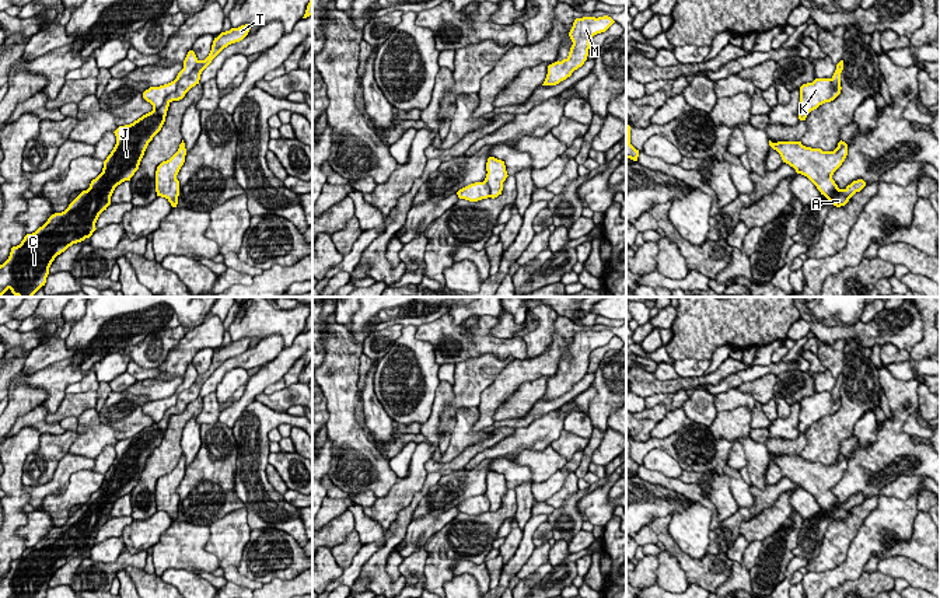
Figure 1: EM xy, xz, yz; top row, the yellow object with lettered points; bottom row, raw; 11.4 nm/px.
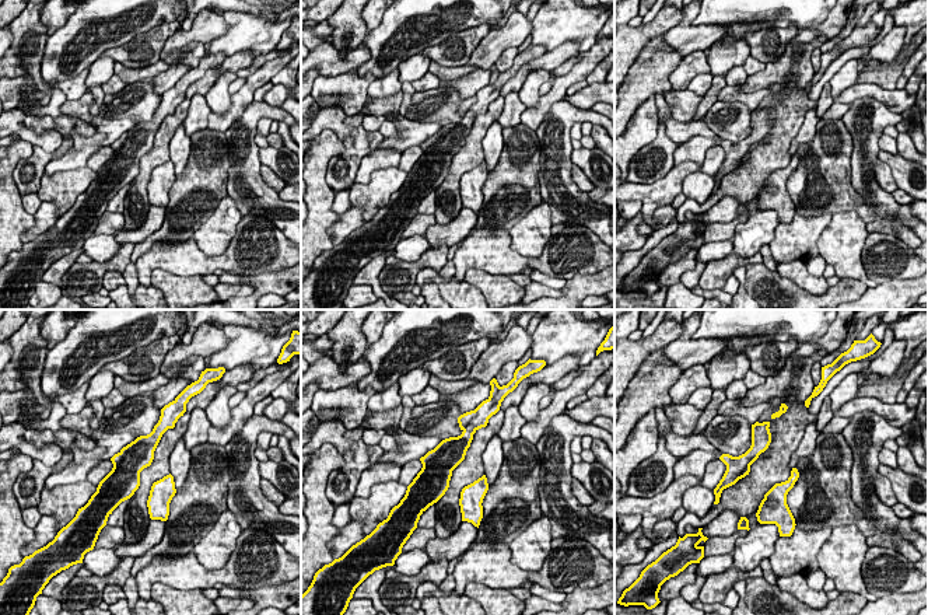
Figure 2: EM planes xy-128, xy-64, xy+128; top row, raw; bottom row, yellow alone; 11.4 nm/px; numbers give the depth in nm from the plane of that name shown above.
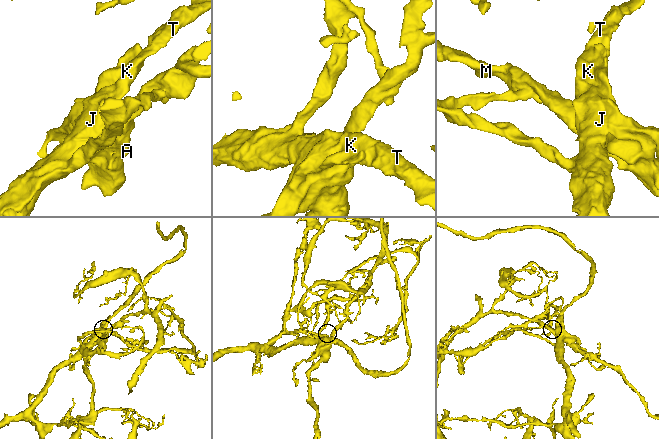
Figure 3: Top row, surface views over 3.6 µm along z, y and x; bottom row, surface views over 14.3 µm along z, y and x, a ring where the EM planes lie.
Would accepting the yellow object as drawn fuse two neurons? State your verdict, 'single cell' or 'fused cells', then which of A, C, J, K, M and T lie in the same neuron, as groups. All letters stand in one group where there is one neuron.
fused cells; groups A M / C J K T

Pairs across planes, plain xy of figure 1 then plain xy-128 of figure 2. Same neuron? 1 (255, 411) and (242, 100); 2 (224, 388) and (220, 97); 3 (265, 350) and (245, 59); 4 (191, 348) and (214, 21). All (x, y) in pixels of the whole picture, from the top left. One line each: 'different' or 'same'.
1: different
2: same
3: same
4: same

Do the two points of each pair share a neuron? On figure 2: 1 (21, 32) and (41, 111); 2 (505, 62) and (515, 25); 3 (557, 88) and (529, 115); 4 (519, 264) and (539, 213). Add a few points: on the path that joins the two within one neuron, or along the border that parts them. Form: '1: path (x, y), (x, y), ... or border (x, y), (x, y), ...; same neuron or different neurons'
1: path (32, 52), (35, 84), (27, 94); same neuron
2: border (517, 46), (508, 46), (494, 63); different neurons
3: path (553, 95), (536, 112); same neuron
4: border (508, 231), (525, 257), (538, 257), (550, 237); different neurons

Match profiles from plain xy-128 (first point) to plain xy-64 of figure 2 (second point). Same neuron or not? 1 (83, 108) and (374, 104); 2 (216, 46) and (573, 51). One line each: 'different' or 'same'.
1: same
2: different

